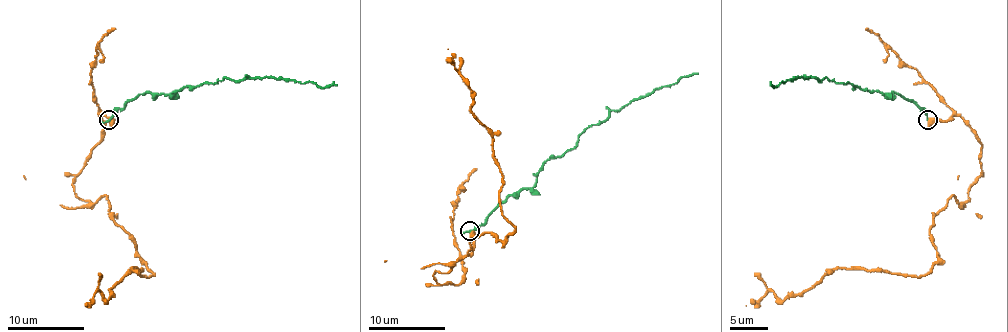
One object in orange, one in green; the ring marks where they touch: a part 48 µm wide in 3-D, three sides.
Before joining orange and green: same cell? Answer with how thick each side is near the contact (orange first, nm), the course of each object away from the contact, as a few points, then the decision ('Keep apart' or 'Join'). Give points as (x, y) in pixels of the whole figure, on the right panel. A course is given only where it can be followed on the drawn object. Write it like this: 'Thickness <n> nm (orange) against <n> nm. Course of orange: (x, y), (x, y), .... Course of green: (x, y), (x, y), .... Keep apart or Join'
Thickness 500 nm (orange) against 150 nm. Course of orange: (927, 118), (960, 116), (981, 143), (969, 201), (952, 195), (933, 218), (927, 273), (833, 268), (745, 306). Course of green: (927, 120), (921, 109), (897, 93), (799, 76), (774, 88), (770, 84). Keep apart

